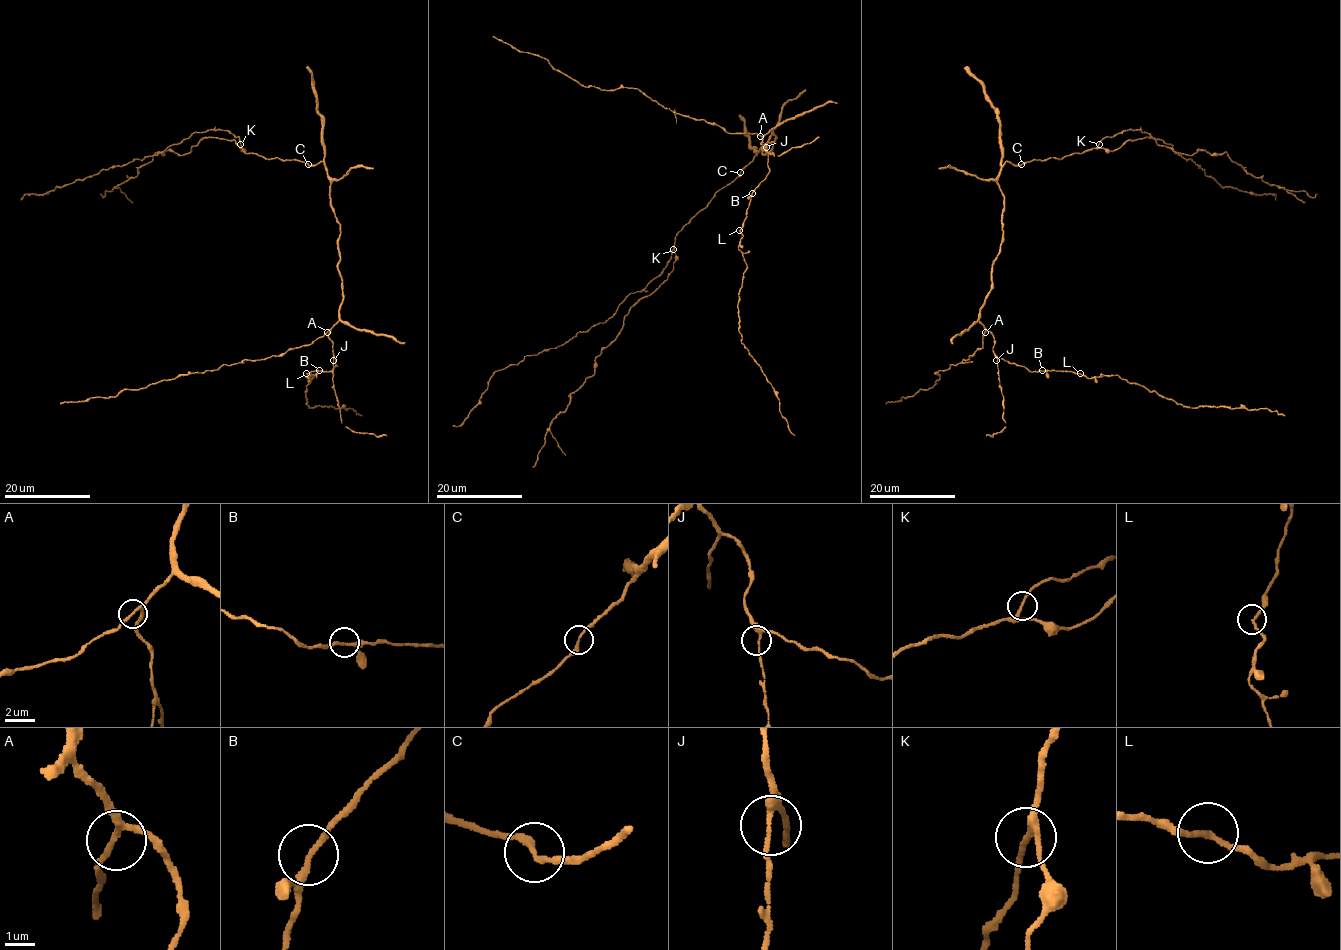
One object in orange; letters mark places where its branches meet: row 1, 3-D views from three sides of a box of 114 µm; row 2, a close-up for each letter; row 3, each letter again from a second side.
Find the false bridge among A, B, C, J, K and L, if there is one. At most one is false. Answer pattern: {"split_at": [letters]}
{"split_at": []}

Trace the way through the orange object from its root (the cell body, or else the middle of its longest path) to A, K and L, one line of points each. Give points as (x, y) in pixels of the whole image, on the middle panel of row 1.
A: (766, 154), (772, 153), (770, 143), (774, 142), (775, 137), (771, 129), (759, 136)
K: (766, 154), (763, 154), (763, 148), (733, 181), (715, 194), (677, 234), (673, 249)
L: (766, 154), (772, 153), (771, 129), (761, 143), (769, 173), (752, 194), (739, 230)

